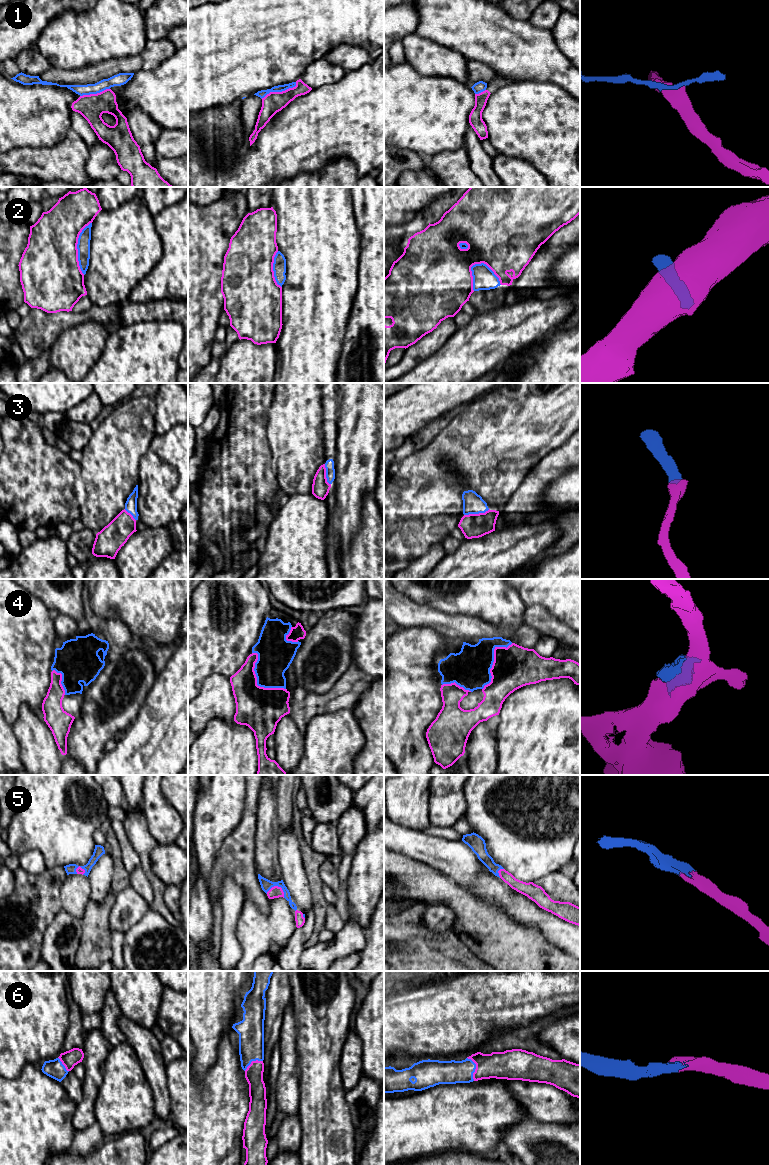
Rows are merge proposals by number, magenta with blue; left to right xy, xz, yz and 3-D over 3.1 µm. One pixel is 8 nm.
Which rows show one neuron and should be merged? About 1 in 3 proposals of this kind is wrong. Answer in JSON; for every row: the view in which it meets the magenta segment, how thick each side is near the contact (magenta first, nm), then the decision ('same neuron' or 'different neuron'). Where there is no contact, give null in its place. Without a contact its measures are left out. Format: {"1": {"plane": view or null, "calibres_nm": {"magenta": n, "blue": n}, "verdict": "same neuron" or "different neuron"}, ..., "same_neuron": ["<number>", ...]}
{"1": {"plane": "xz", "calibres_nm": {"magenta": 160, "blue": 60}, "verdict": "different neuron"}, "2": {"plane": "yz", "calibres_nm": {"magenta": 500, "blue": 180}, "verdict": "different neuron"}, "3": {"plane": "yz", "calibres_nm": {"magenta": 190, "blue": 160}, "verdict": "same neuron"}, "4": {"plane": "xz", "calibres_nm": {"magenta": 340, "blue": 280}, "verdict": "same neuron"}, "5": {"plane": "xz", "calibres_nm": {"magenta": 100, "blue": 90}, "verdict": "same neuron"}, "6": {"plane": "yz", "calibres_nm": {"magenta": 220, "blue": 190}, "verdict": "same neuron"}, "same_neuron": ["3", "4", "5", "6"]}

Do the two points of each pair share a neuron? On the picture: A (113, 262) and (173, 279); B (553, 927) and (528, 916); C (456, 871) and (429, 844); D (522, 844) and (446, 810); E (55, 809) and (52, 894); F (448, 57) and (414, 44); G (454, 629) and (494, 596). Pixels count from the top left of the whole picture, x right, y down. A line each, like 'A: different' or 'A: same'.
A: different
B: same
C: same
D: different
E: different
F: same
G: different

